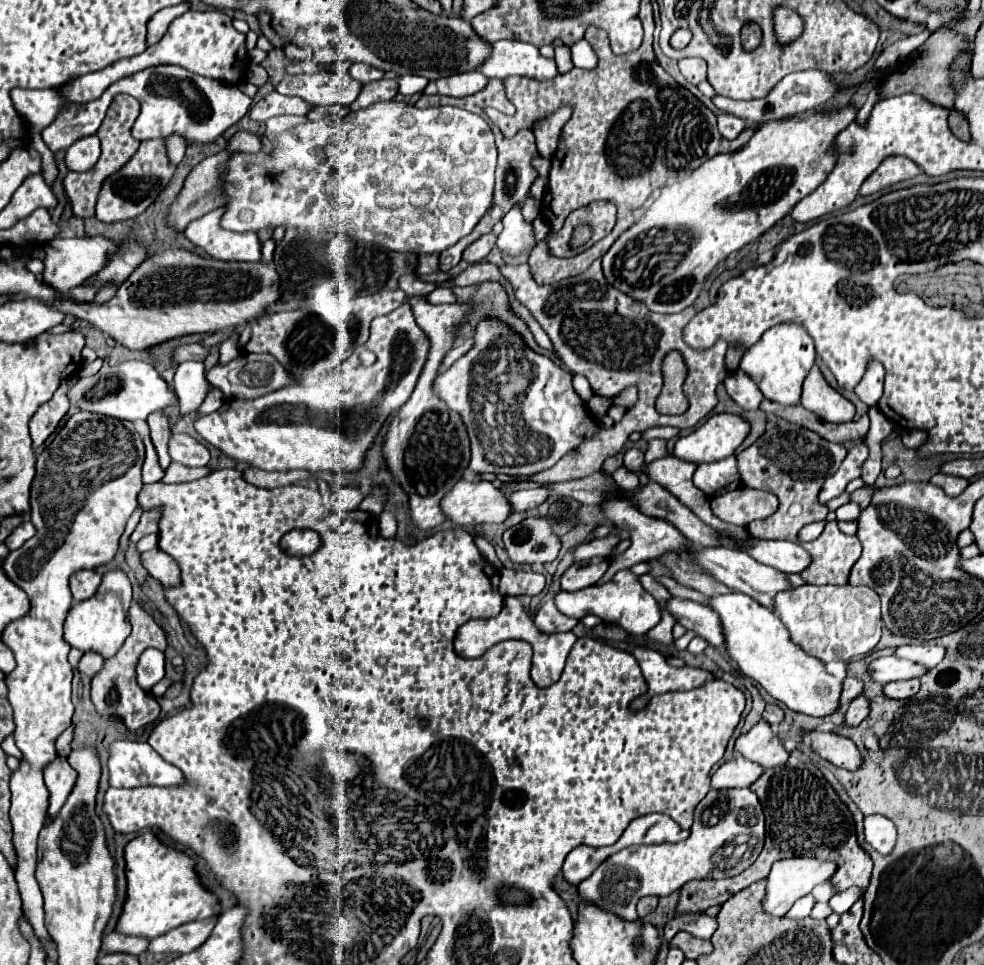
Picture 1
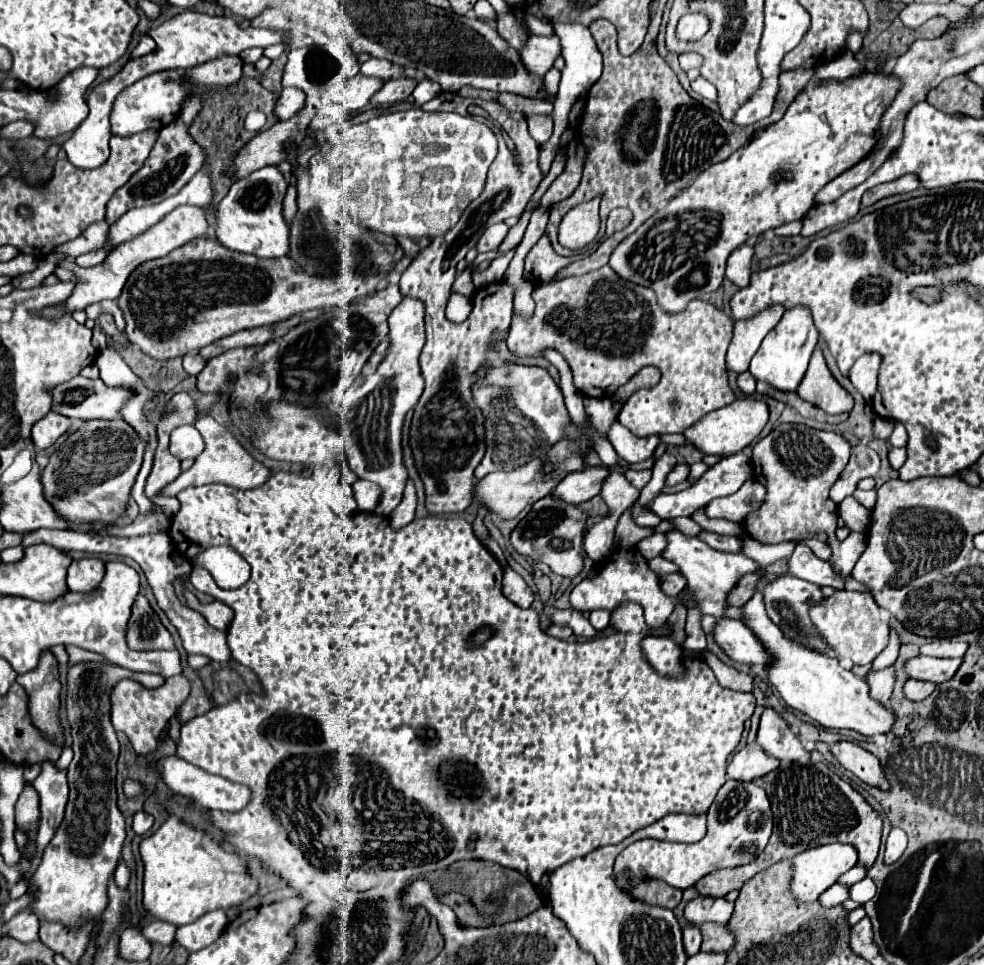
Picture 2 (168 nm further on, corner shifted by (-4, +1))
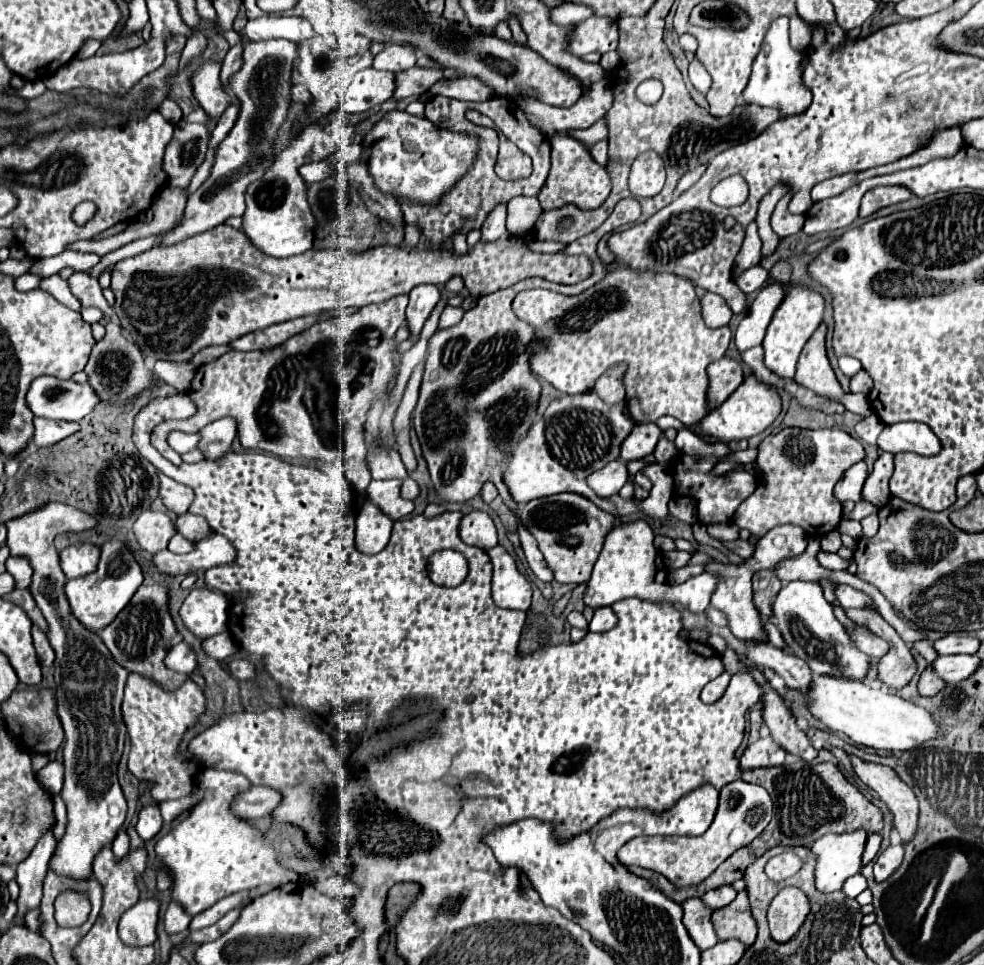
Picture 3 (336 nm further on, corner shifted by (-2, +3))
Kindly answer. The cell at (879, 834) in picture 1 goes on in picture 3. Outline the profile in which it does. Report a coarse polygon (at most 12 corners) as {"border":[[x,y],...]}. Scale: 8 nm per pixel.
{"border":[[903,846],[877,856],[875,880],[889,878],[903,862]]}

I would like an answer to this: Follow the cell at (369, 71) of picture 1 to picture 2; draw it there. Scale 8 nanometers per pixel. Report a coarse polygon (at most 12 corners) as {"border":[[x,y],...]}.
{"border":[[385,58],[361,64],[361,74],[399,78],[403,68]]}

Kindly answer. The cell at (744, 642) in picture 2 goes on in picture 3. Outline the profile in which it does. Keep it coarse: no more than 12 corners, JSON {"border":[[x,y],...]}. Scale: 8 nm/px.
{"border":[[769,642],[745,644],[747,660],[771,668],[789,688],[805,690],[811,670]]}

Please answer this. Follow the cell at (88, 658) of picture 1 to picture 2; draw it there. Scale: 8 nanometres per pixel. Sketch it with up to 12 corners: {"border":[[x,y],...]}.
{"border":[[65,646],[69,654],[69,664],[99,660],[105,662],[99,654]]}

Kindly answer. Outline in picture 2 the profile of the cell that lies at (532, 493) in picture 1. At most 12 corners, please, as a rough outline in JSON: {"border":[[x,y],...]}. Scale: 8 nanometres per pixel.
{"border":[[609,468],[569,474],[557,490],[565,502],[581,504],[601,494]]}

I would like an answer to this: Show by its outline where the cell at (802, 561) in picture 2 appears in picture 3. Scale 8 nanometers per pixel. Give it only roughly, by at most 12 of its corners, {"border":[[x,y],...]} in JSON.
{"border":[[847,584],[835,586],[843,608],[865,608],[873,602],[867,594]]}

